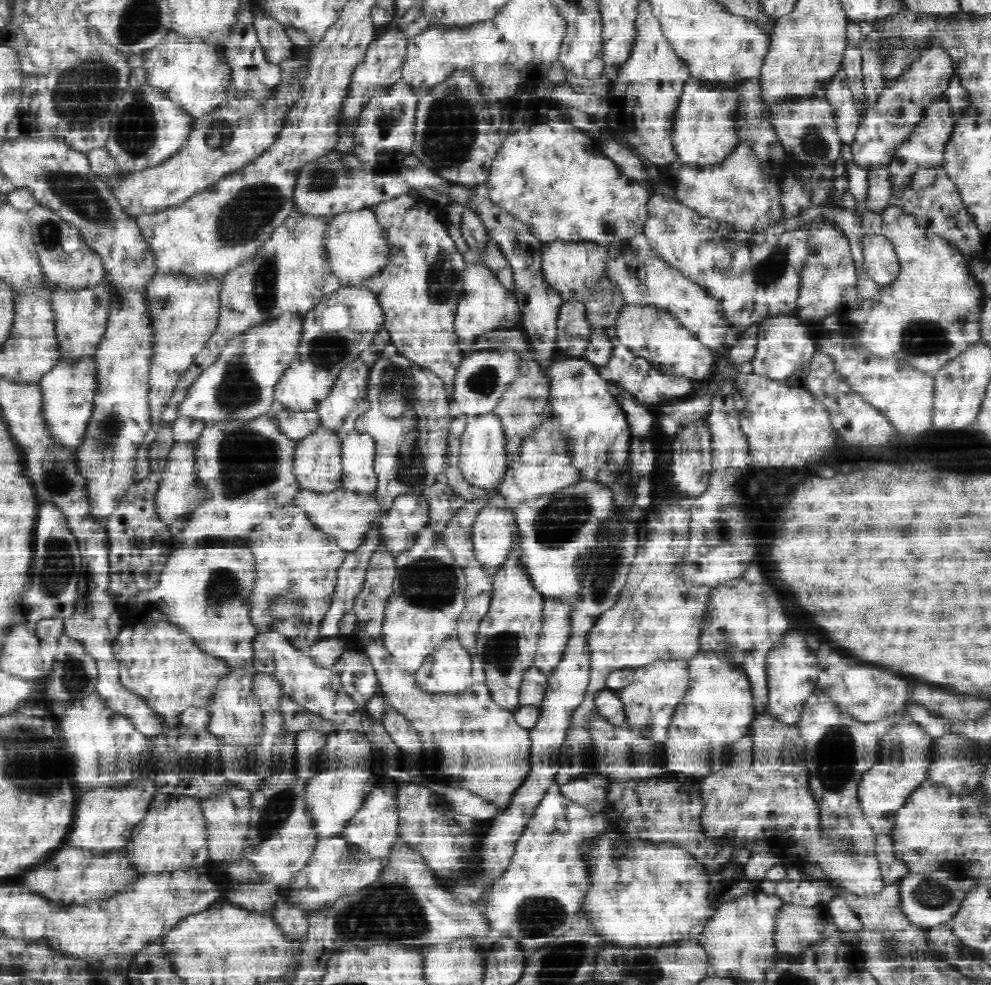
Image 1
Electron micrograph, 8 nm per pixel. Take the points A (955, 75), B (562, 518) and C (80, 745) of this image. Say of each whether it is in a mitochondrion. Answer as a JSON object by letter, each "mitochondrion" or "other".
{"A":"other","B":"mitochondrion","C":"other"}

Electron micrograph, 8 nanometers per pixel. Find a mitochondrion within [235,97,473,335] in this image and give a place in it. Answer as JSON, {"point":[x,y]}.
{"point":[442,283]}

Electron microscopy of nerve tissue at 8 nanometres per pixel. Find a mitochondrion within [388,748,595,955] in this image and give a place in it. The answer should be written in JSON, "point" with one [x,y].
{"point":[542,915]}

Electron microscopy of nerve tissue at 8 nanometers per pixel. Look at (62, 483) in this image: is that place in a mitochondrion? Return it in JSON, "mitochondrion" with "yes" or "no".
{"mitochondrion":"yes"}

